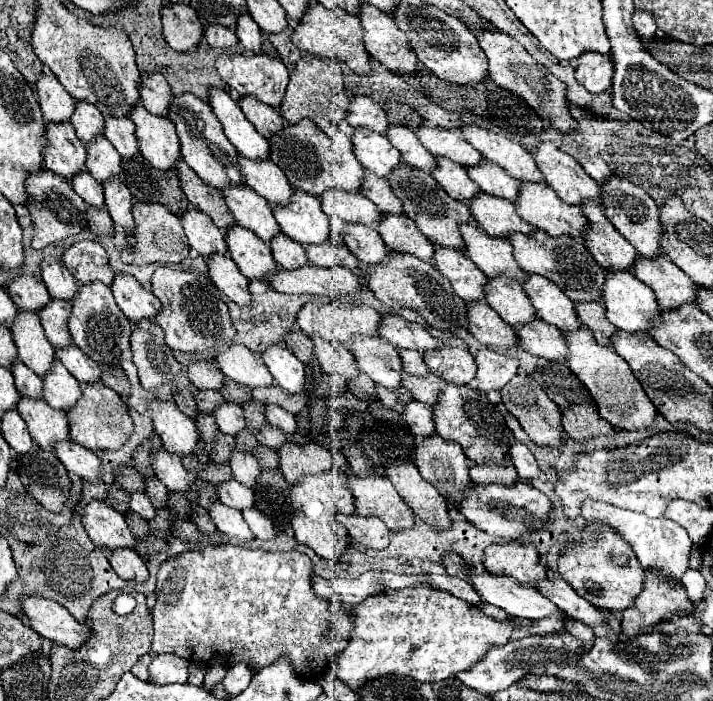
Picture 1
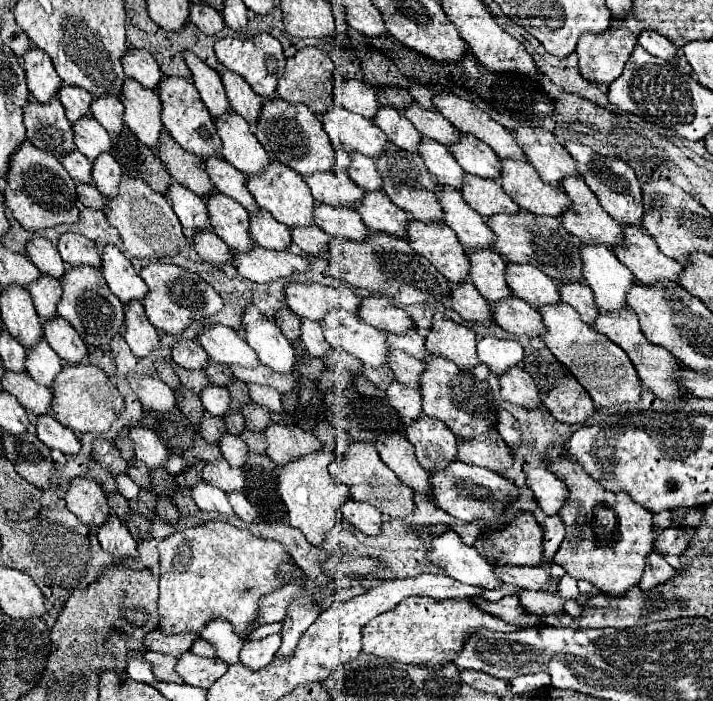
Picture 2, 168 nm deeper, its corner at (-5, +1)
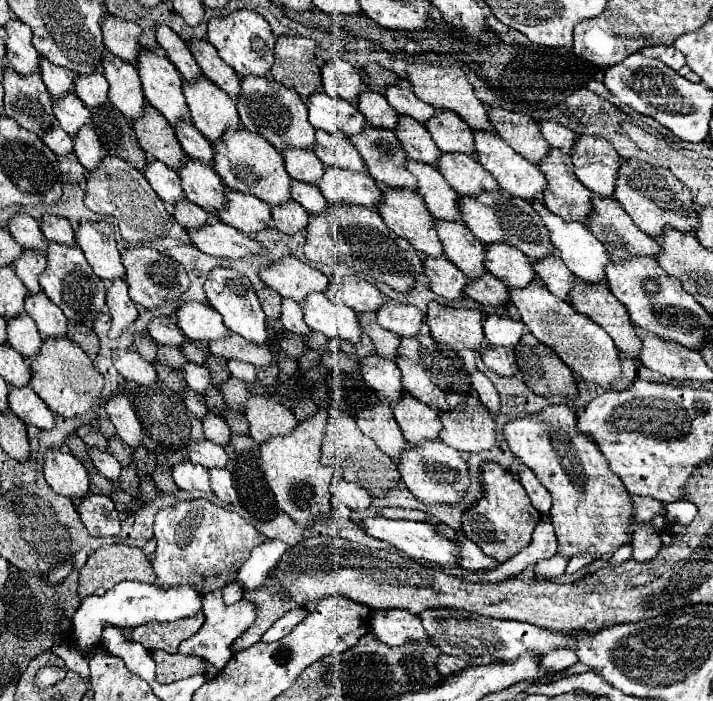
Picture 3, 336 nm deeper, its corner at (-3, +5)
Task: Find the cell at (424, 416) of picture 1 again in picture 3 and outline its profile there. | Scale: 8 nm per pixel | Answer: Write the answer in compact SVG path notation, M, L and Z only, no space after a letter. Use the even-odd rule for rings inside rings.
M369 355L361 359L359 367L361 367L361 377L365 379L365 383L371 389L375 389L381 397L385 397L387 401L393 403L403 395L401 371L397 369L397 365L391 359Z

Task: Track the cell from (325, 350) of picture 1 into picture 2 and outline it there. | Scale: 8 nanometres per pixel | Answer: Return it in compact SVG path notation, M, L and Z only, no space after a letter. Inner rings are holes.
M307 319L303 321L303 325L301 325L301 341L303 341L305 349L309 351L309 355L319 357L319 359L323 359L331 349L331 345L327 343L327 339L323 335L321 325L315 323L315 321L307 321Z

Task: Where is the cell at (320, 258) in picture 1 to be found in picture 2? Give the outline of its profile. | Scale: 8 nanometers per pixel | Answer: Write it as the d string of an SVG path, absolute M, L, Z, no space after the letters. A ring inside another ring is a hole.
M291 227L291 237L293 243L305 253L315 257L329 257L329 237L319 227L311 227L311 229Z

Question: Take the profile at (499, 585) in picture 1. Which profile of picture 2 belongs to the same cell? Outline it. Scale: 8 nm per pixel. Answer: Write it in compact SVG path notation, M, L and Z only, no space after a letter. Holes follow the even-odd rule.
M447 531L435 537L427 551L427 559L443 567L447 575L461 583L477 585L483 589L497 589L505 585L497 577L495 565L487 563L475 547L467 547L455 531Z

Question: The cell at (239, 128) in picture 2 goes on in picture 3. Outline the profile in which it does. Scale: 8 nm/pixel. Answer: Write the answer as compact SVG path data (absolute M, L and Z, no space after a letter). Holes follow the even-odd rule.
M203 75L195 81L183 79L183 95L193 125L209 141L217 141L227 127L241 127L233 99Z

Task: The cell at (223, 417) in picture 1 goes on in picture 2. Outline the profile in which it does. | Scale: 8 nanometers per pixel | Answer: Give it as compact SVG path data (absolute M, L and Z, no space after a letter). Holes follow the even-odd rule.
M209 385L209 387L207 387L199 397L201 397L205 409L207 409L211 415L215 415L215 417L225 417L227 409L231 407L229 391L223 389L223 387Z

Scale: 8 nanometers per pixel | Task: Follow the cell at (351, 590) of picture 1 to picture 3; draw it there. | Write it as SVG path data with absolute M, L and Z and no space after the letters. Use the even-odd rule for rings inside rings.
M215 589L215 591L211 591L209 595L203 597L203 613L205 613L203 627L193 637L185 639L179 645L179 653L181 655L197 655L197 657L209 661L217 671L221 671L227 665L227 661L231 659L231 655L233 655L231 653L231 643L255 621L257 611L253 609L251 601L245 601L245 599L237 601L233 605L225 605L221 589Z

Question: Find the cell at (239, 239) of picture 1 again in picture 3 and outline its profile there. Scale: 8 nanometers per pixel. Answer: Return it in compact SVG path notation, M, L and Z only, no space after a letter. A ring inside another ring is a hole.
M187 157L177 173L181 177L185 197L189 201L201 205L203 209L209 209L209 213L213 215L217 213L217 209L221 209L221 205L225 205L223 191L227 187L211 167Z

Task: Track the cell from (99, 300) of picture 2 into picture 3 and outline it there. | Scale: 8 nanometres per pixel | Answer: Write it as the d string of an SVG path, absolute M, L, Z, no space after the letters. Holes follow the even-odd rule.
M49 241L47 247L47 267L39 275L39 283L47 297L65 313L67 319L85 323L93 327L93 321L99 313L105 311L105 283L93 273L91 265L85 261L77 245L61 245Z

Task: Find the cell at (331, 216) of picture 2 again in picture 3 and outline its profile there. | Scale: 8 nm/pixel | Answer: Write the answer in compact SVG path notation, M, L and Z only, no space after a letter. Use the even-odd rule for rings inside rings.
M291 179L291 199L301 203L309 213L323 213L327 209L325 197L321 197L321 191L315 185Z

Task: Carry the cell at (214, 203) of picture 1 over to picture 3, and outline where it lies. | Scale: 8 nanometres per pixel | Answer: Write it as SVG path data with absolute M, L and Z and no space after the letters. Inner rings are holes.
M145 103L143 115L131 123L135 137L141 145L141 149L153 157L169 165L171 169L179 169L185 161L185 151L181 145L177 145L177 137L173 133L173 127L165 117L153 109L153 105Z

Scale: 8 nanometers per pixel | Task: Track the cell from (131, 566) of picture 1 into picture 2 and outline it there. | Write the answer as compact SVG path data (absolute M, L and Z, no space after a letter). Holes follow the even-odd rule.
M111 515L111 521L107 521L107 525L97 529L97 539L101 547L117 559L139 559L137 541L115 515Z

